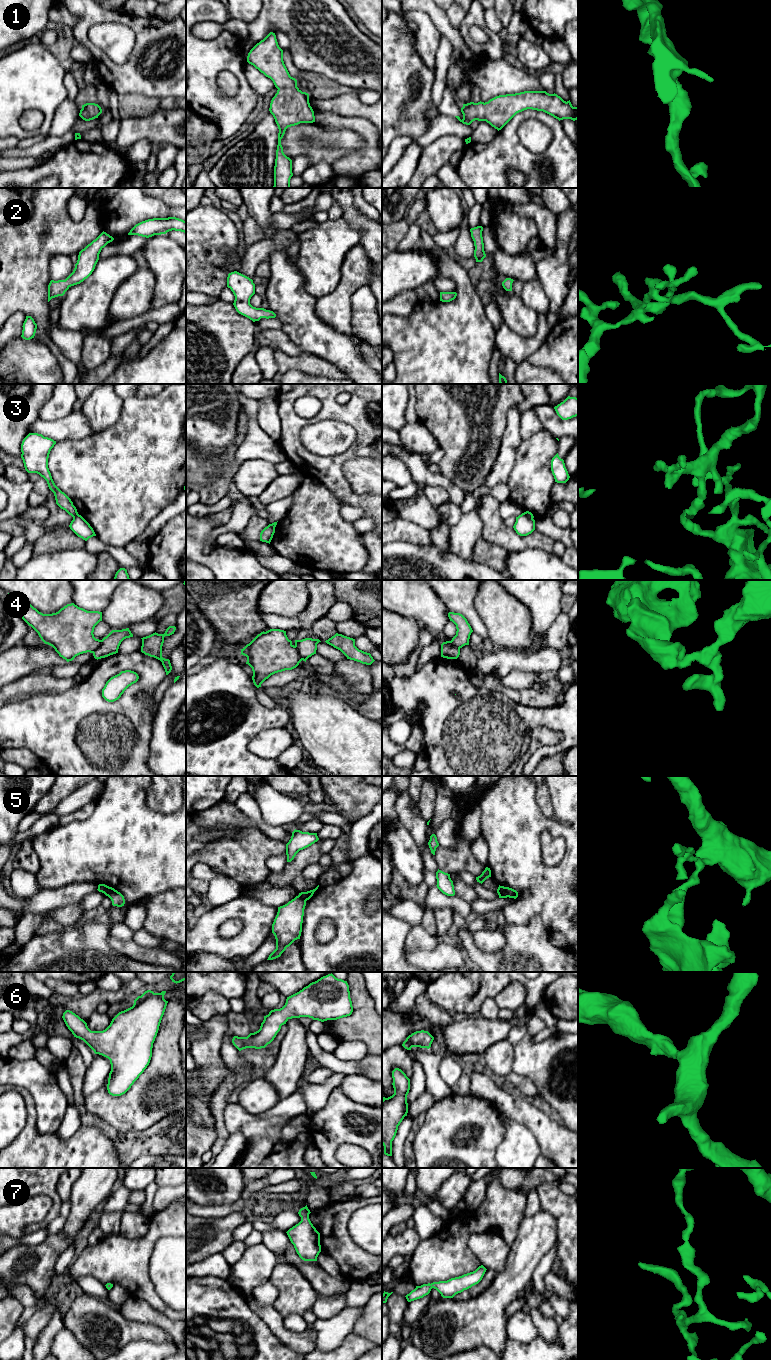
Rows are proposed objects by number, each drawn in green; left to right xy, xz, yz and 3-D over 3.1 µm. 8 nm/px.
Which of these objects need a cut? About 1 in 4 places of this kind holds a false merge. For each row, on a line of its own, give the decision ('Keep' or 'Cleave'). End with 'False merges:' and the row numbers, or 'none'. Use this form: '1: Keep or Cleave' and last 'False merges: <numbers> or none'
1: Keep
2: Keep
3: Cleave
4: Cleave
5: Cleave
6: Keep
7: Keep
False merges: 3, 4, 5

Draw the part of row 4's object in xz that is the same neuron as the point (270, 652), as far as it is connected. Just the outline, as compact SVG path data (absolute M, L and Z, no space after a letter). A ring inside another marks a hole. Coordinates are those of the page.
M280 629L261 632L241 649L241 654L247 657L246 664L252 668L257 688L271 675L292 670L302 661L286 631Z

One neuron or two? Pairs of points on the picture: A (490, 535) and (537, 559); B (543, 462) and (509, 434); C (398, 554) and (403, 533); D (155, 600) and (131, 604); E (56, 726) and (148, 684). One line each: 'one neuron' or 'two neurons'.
A: two neurons
B: two neurons
C: two neurons
D: one neuron
E: one neuron

